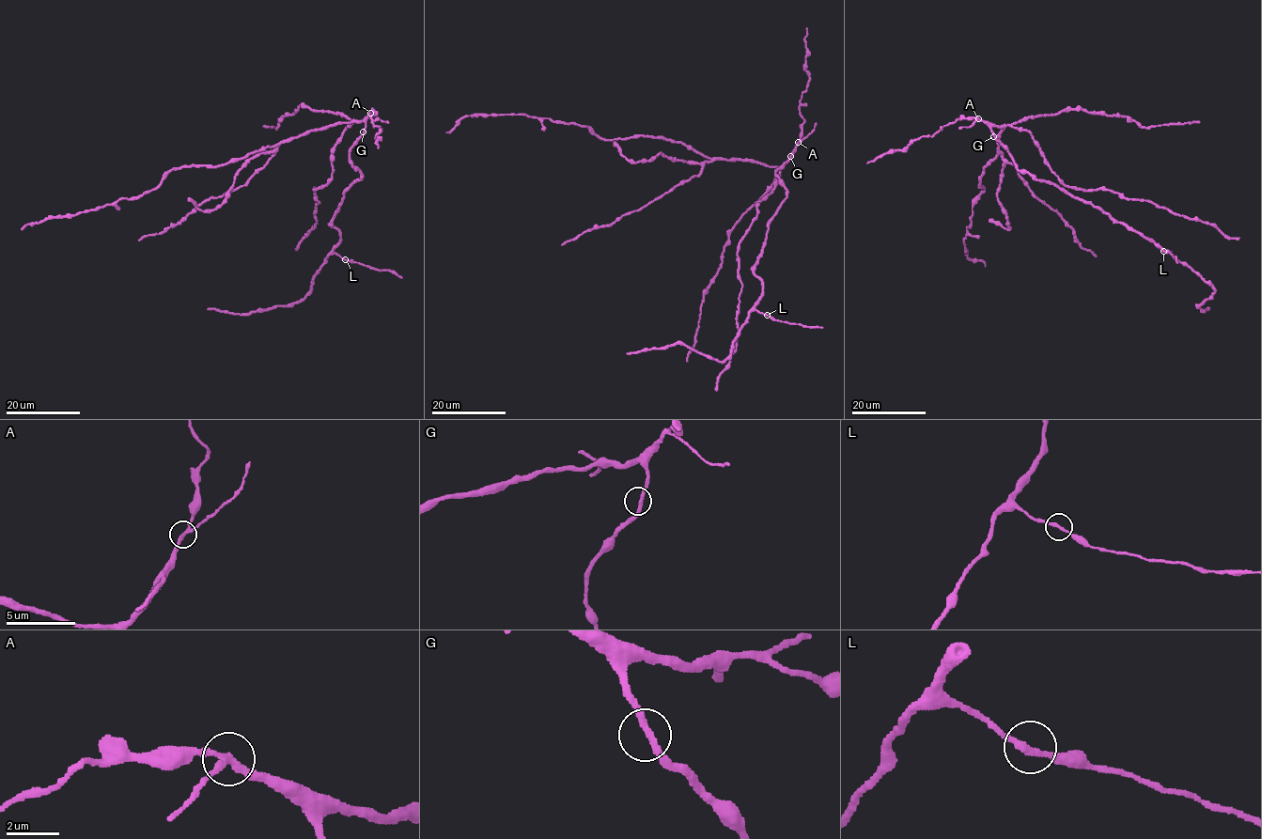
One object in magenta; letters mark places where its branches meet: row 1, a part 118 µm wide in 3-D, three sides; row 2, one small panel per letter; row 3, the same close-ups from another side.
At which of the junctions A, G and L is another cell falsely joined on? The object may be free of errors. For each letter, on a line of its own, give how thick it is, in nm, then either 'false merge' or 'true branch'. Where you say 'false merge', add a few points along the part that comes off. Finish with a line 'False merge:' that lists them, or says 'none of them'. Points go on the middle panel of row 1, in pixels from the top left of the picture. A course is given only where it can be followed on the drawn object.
A: 240 nm thick; false merge; foreign part runs (798, 142), (804, 121), (800, 104), (809, 80), (805, 69), (807, 28)
G: 240 nm thick; true branch
L: 240 nm thick; true branch
False merge: A

